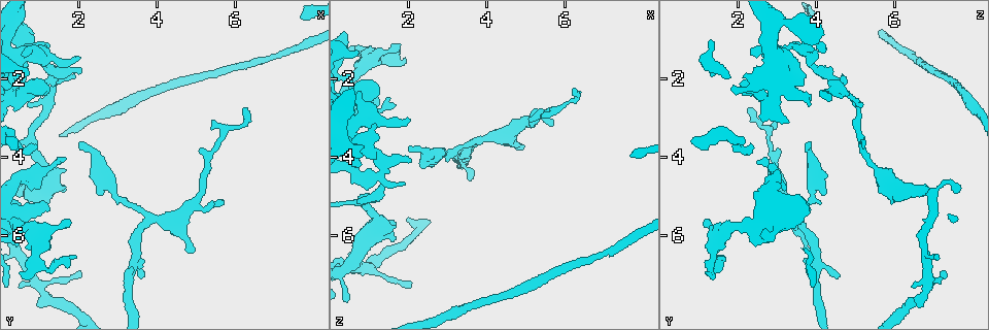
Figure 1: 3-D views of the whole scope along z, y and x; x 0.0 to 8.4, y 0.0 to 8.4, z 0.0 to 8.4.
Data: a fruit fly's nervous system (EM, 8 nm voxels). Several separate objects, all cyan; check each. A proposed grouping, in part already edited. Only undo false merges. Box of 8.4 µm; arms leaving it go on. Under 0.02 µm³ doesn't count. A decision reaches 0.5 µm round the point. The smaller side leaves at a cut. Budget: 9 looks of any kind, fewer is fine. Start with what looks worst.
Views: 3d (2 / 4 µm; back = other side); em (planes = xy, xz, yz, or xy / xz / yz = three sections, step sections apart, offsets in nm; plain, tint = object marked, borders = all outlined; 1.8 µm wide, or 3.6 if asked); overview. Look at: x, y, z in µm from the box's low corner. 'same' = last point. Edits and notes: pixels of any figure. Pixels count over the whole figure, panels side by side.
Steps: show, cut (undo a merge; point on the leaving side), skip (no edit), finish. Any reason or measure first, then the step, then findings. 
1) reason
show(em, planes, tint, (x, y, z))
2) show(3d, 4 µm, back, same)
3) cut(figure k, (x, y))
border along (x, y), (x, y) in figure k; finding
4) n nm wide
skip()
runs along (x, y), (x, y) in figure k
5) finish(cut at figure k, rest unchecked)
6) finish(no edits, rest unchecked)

side arm on a straight run
show(3d, 4 µm, (1.35, 2.10, 4.50))

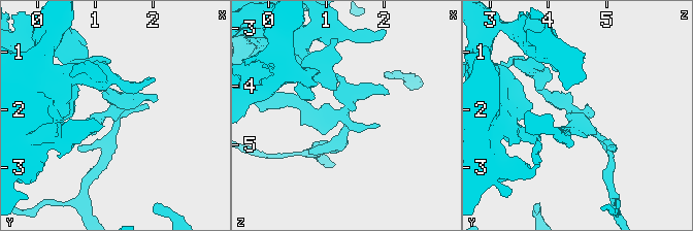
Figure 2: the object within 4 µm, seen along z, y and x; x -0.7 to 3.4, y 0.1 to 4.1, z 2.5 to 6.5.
need the tissue
show(em, planes, plain, (1.35, 2.10, 4.50))

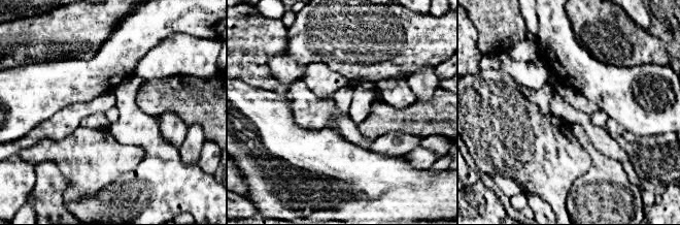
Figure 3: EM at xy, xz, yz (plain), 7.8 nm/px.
what lies round it
show(em, planes, borders, same)

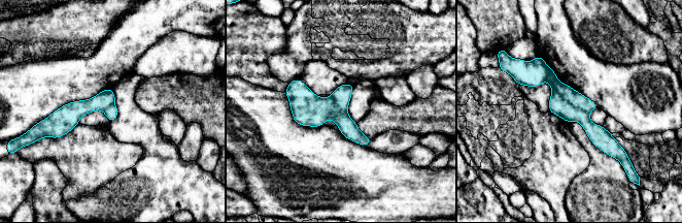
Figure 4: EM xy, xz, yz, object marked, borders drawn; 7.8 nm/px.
150 nm wide
cut(figure 4, (557, 105))
border along (558, 81), (559, 95), (587, 113) in figure 4; two neurons meet here

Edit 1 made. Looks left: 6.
redraw
show(overview)

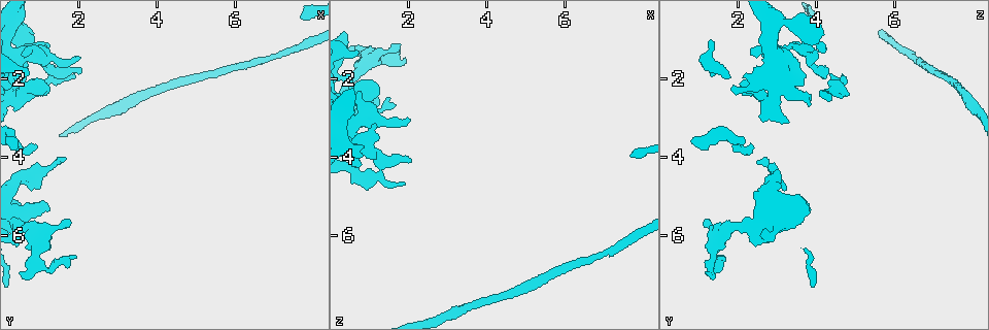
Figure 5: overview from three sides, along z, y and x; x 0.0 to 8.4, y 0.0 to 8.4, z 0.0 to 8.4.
sudden change in width
show(3d, 2 µm, (0.75, 4.50, 2.95))

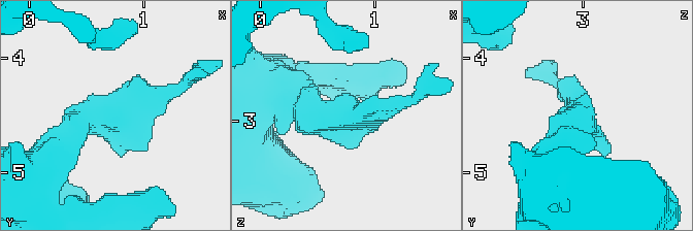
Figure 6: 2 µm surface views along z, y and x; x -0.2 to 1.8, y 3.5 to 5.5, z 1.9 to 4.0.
show(em, 3.6 µm, xz, step 16, tint, (0.68, 4.48, 2.96))

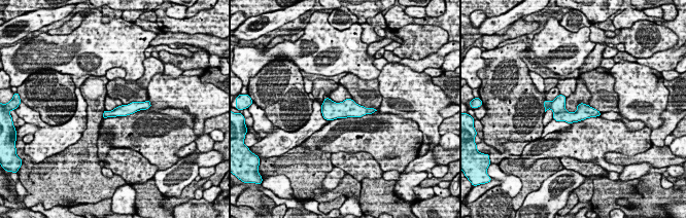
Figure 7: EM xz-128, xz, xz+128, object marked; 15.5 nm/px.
another direction
show(em, 3.6 µm, planes, tint, same)

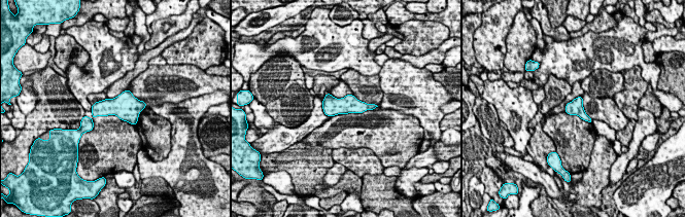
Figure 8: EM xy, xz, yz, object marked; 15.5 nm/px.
skip()
one neuron here

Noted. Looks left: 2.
sharp bend
show(em, planes, tint, (1.20, 6.85, 1.45))

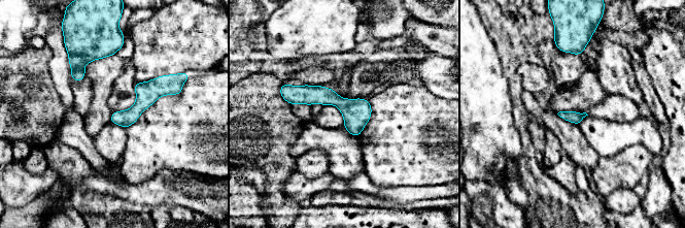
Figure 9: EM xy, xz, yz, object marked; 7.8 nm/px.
skip()
runs along (286, 93), (369, 111) in figure 9; one neuron here

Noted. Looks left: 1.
finish(cut at figure 4, rest unchecked)

